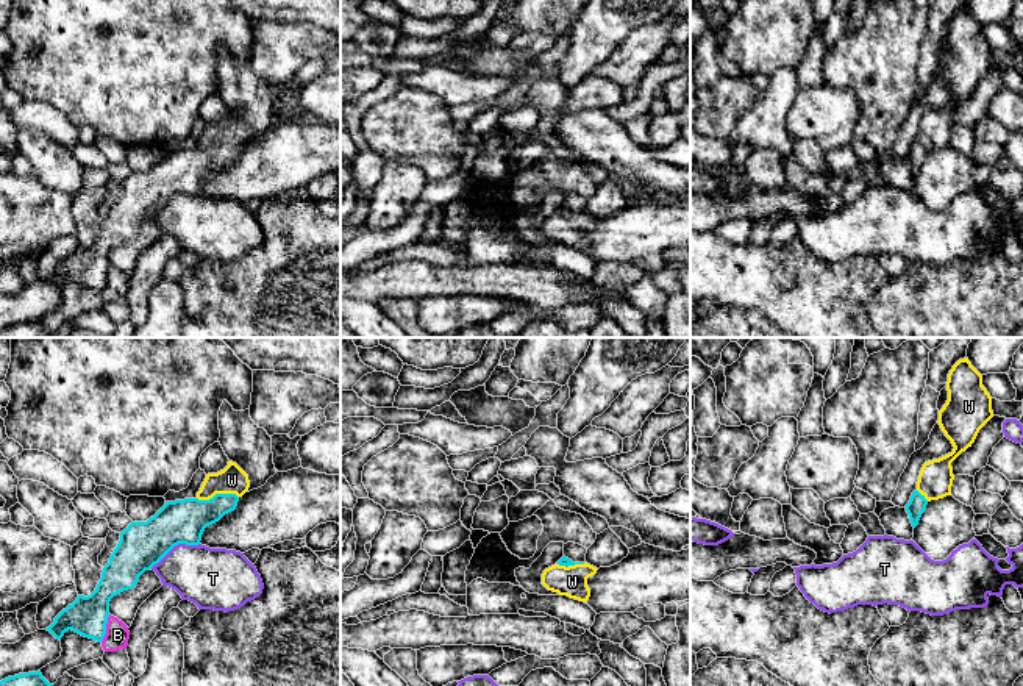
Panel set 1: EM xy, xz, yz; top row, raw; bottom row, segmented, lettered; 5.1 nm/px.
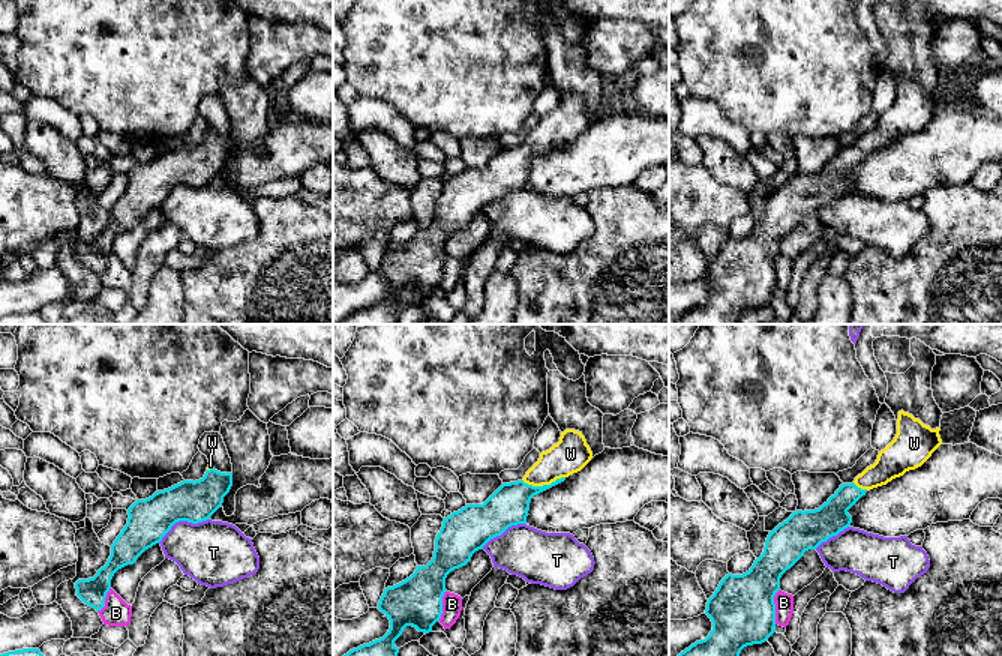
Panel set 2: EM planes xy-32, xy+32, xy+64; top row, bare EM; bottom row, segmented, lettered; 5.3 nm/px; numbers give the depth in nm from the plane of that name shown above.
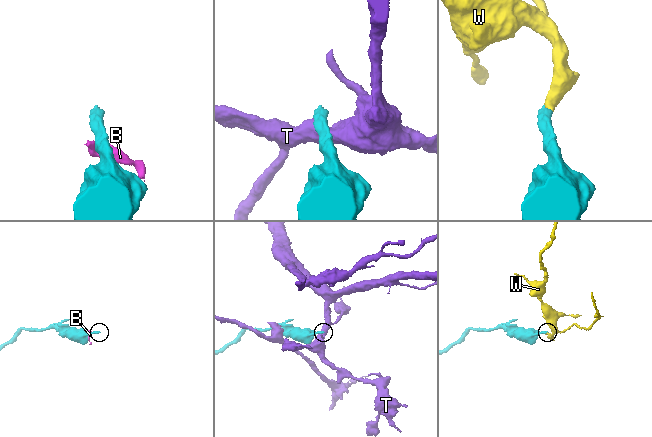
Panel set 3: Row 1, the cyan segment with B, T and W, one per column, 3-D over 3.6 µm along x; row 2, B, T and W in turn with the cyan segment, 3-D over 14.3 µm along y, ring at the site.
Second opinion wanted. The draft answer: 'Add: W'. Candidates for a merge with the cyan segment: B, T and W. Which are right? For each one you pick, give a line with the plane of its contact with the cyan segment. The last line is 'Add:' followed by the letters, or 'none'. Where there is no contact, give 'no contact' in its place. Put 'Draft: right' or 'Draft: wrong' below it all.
W: meets cyan in xy
Add: W
Draft: right

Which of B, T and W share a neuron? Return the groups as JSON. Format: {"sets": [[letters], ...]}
{"sets": [["B"], ["T"], ["W"]]}

